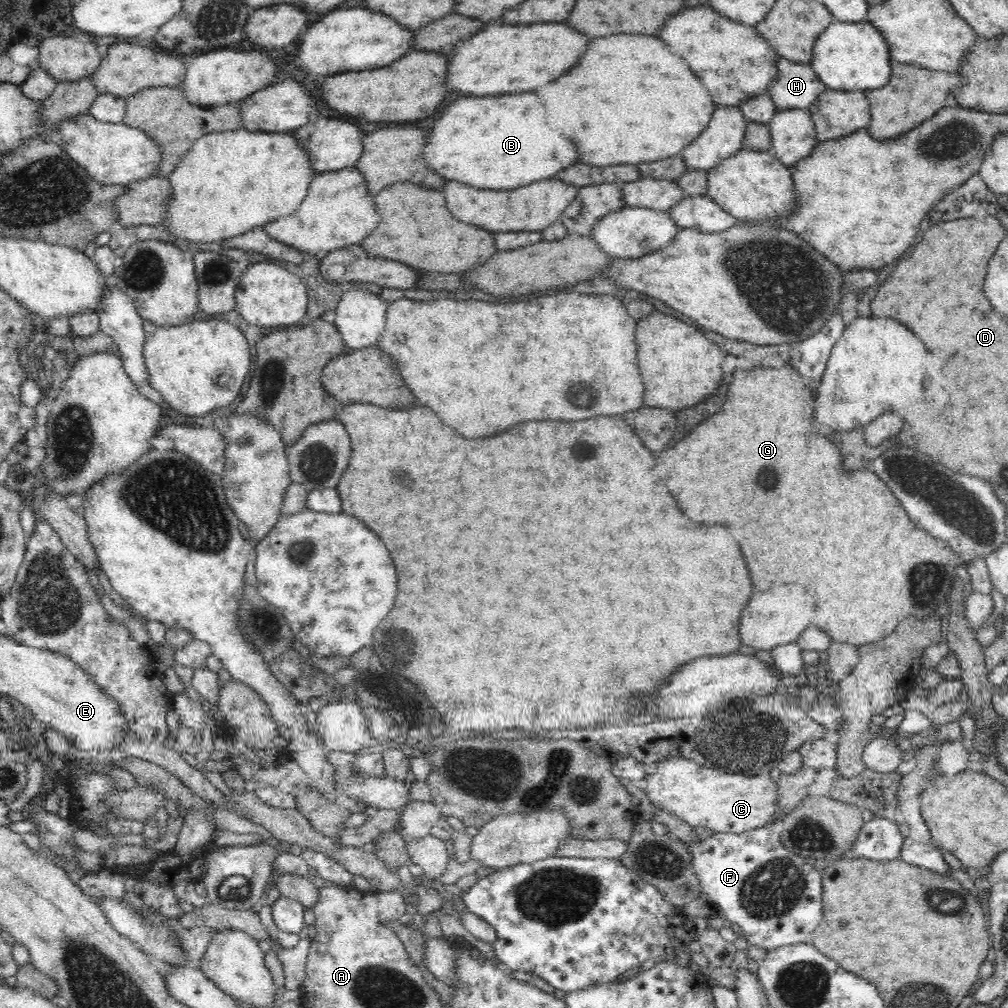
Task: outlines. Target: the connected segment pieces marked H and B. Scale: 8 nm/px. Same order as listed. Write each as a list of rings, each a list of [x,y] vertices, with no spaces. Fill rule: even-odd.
[[[779,57],[775,64],[777,75],[773,78],[767,92],[777,110],[809,106],[828,88],[818,80],[810,63],[795,63]]]
[[[532,92],[490,96],[490,98],[458,98],[452,104],[448,104],[434,122],[420,156],[424,164],[444,180],[456,180],[472,188],[512,190],[518,186],[526,186],[530,182],[536,182],[538,178],[554,176],[562,168],[570,166],[568,162],[574,160],[570,140],[550,132],[544,120],[546,116],[542,114],[542,106]]]

